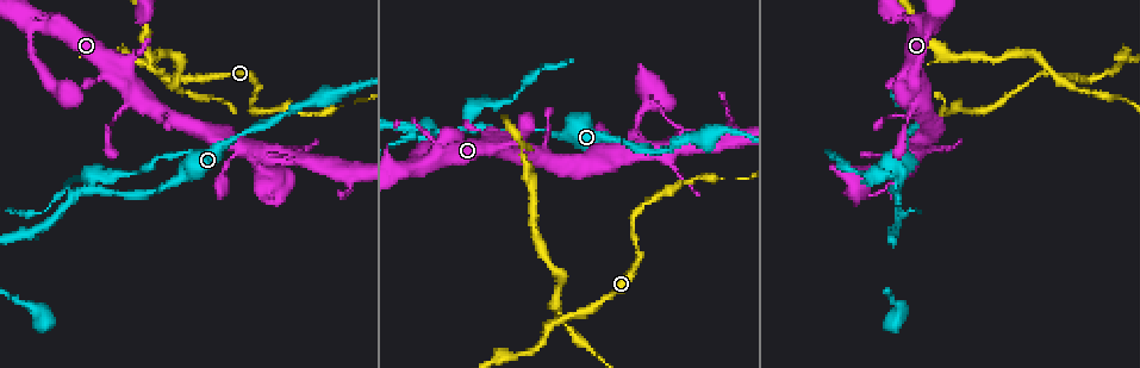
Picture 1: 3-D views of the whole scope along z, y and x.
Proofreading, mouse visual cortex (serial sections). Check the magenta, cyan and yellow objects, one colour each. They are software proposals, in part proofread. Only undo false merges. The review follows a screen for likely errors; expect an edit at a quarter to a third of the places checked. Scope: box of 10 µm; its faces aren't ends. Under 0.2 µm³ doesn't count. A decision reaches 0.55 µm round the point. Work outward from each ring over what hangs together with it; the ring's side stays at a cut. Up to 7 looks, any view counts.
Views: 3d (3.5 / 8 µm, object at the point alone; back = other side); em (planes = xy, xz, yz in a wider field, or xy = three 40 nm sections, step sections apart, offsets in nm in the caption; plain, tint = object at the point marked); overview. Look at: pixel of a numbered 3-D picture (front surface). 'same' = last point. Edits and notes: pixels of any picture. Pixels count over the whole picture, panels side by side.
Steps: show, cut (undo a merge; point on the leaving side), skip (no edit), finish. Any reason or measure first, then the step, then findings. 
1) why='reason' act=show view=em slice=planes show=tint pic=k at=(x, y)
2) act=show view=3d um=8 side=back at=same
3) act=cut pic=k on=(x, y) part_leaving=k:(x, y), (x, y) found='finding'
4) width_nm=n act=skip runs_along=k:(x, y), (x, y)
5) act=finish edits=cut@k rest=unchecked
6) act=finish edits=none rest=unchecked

act=show view=3d um=3.5 pic=1 at=(567, 318)

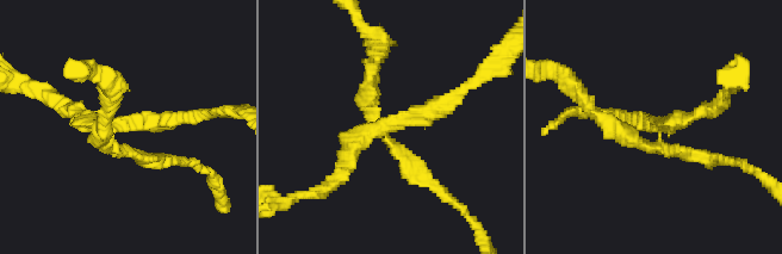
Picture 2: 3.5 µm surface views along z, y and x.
arms=4 arm_widths_nm=200,200,200,200 why='shape alone is not enough' act=show view=em slice=xy step=3 show=tint pic=2 at=(659, 127)

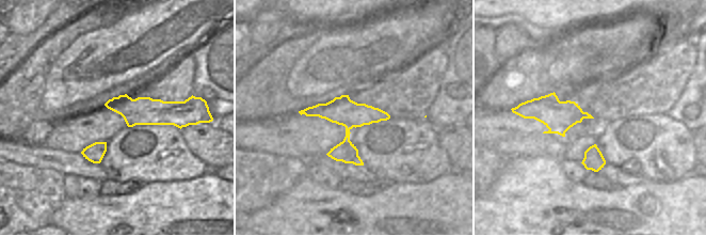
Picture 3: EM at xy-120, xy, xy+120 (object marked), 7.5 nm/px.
act=show view=em slice=planes show=tint at=same

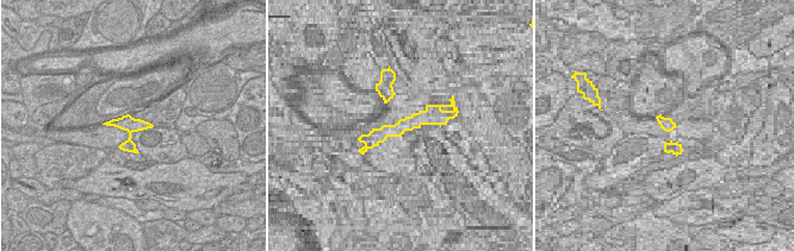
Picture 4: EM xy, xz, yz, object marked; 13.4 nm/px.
act=cut pic=2 on=(626, 142) part_leaving=2:(659, 136), (650, 148), (616, 132), (577, 88) found='two cells meet here'

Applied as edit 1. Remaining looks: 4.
why='redraw' act=show view=overview

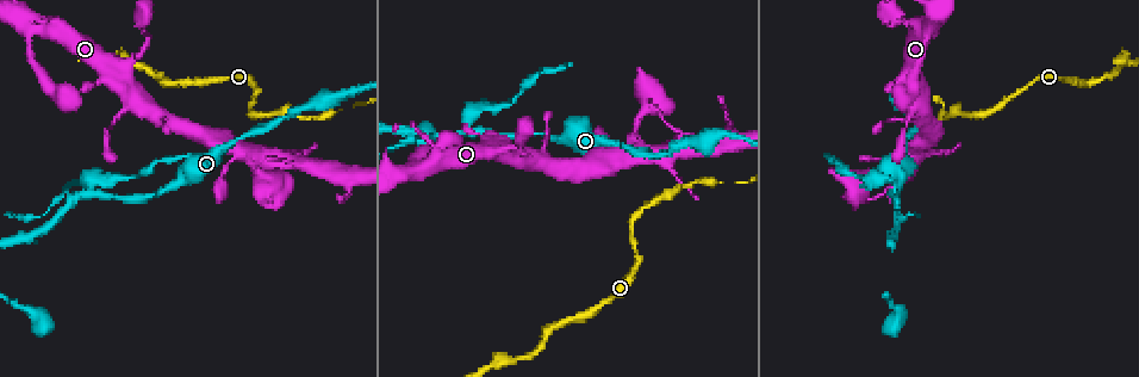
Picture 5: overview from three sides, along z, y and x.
act=show view=3d um=3.5 pic=5 at=(78, 194)

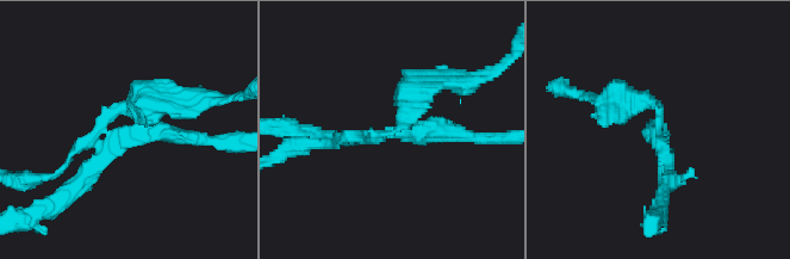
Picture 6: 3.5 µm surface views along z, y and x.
act=cut pic=6 on=(636, 102) part_leaving=6:(659, 125), (659, 106), (647, 99), (608, 103) found='a second cell is stuck on'

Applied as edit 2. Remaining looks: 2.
act=finish edits=cut@2,cut@6 rest=unchecked

